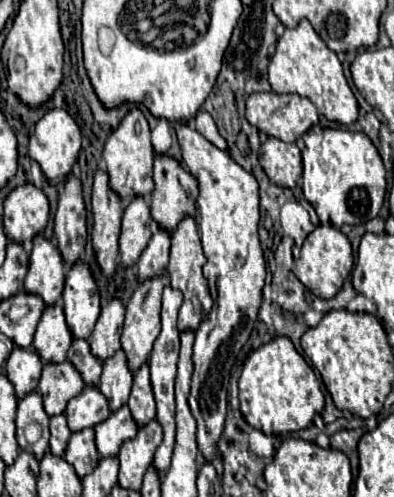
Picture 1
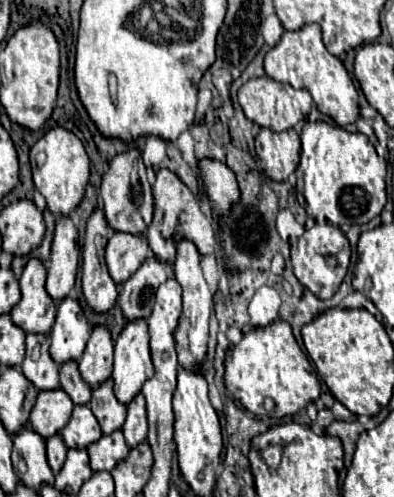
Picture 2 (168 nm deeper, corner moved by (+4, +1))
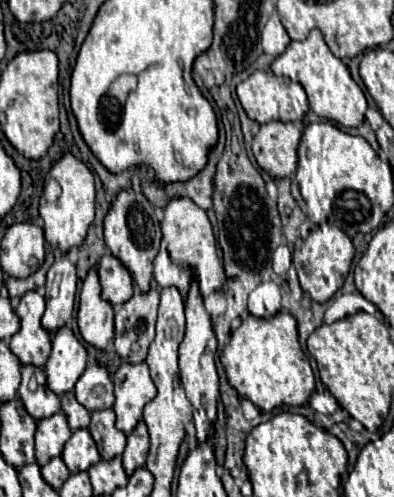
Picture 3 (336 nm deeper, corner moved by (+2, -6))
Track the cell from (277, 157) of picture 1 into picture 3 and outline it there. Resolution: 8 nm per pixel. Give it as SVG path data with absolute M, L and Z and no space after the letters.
M291 122L263 124L253 138L257 164L271 178L289 178L297 170L297 148L301 132Z

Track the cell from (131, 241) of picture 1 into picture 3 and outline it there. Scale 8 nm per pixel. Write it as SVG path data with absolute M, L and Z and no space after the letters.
M105 254L101 258L99 280L101 280L101 290L105 300L109 300L113 306L123 304L135 292L135 284L129 270L113 254Z

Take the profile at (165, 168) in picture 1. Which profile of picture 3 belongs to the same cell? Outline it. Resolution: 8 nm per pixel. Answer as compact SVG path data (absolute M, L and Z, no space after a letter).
M181 196L181 198L171 198L167 202L167 206L163 208L161 232L163 232L161 248L153 260L153 278L155 278L157 286L161 286L161 288L175 286L185 300L189 282L191 282L191 274L197 272L201 296L207 296L213 290L221 288L225 274L223 274L223 266L221 266L219 254L217 254L213 226L209 222L207 214L191 198Z

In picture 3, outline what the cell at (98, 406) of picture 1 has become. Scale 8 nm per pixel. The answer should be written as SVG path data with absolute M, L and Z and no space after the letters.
M77 428L73 432L73 436L67 440L67 444L63 448L61 458L63 458L65 466L69 468L69 472L87 470L91 464L101 460L97 444L87 428Z

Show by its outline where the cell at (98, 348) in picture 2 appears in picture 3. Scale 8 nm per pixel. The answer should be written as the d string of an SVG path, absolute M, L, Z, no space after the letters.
M93 362L75 384L75 396L89 412L113 406L113 382L105 366Z

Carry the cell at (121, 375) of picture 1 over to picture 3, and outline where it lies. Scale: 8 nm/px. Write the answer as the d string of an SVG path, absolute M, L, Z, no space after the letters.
M111 408L107 410L95 410L91 414L89 430L97 442L99 454L103 460L109 460L125 450L125 434L117 430L115 426L115 412Z

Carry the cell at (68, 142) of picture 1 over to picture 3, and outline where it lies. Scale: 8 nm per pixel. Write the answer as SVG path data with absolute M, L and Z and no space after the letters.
M65 154L63 158L59 158L49 174L59 182L61 186L61 194L55 202L47 202L45 198L41 198L39 204L39 214L43 218L43 230L45 230L45 240L47 244L59 244L61 252L69 252L73 246L79 246L87 234L89 224L93 222L95 216L95 180L91 170L77 160L73 154Z

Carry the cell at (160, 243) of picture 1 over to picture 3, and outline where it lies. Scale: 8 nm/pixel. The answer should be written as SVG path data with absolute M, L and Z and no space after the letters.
M151 286L147 292L133 294L125 304L115 306L115 350L125 362L143 362L147 348L155 336L155 320L159 306L159 290Z

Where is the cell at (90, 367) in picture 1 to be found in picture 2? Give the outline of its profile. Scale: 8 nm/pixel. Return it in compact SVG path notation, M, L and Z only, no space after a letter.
M67 361L59 369L61 373L61 389L71 397L75 405L87 405L91 401L91 387L81 379L77 363Z

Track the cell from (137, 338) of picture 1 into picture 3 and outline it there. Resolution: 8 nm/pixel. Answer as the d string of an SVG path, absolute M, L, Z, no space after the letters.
M121 362L121 366L113 374L113 384L115 384L113 410L117 414L115 426L129 434L143 418L143 406L149 400L153 400L157 388L151 380L147 362L141 364Z

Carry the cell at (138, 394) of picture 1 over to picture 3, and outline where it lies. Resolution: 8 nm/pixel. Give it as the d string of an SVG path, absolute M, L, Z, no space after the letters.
M139 422L135 430L127 436L127 446L123 450L123 468L131 474L135 468L145 464L145 456L149 452L149 434L145 422Z

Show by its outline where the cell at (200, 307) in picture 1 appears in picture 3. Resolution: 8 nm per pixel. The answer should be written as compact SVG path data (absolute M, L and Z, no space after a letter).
M195 276L191 278L191 288L185 302L185 316L187 316L187 330L185 330L183 342L179 344L179 372L181 372L181 382L187 392L187 398L193 406L193 422L197 428L197 440L205 440L213 432L211 422L215 420L215 414L217 414L217 396L219 396L219 376L215 370L217 338L211 326L211 316L207 314L203 306L203 298L201 298Z

